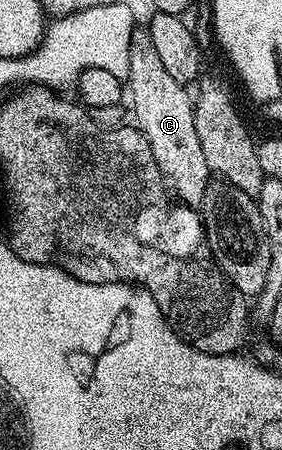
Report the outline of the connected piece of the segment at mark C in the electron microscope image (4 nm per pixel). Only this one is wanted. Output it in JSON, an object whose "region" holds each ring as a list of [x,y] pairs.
{"region":[[[139,27],[136,28],[135,32],[131,34],[131,54],[129,55],[129,101],[131,97],[131,109],[135,112],[134,124],[143,132],[145,139],[149,143],[149,147],[153,151],[153,159],[157,159],[157,167],[163,172],[163,180],[169,186],[170,192],[175,193],[180,202],[184,205],[189,205],[192,207],[202,206],[203,200],[205,199],[205,191],[207,190],[207,185],[211,180],[213,180],[213,174],[209,163],[205,159],[205,155],[201,151],[201,139],[197,137],[197,123],[195,122],[195,102],[193,100],[192,94],[187,94],[188,90],[181,83],[177,83],[177,79],[173,79],[173,75],[169,75],[169,71],[165,71],[165,66],[162,65],[161,59],[157,56],[157,51],[153,51],[153,39],[147,33],[146,28]]]}

